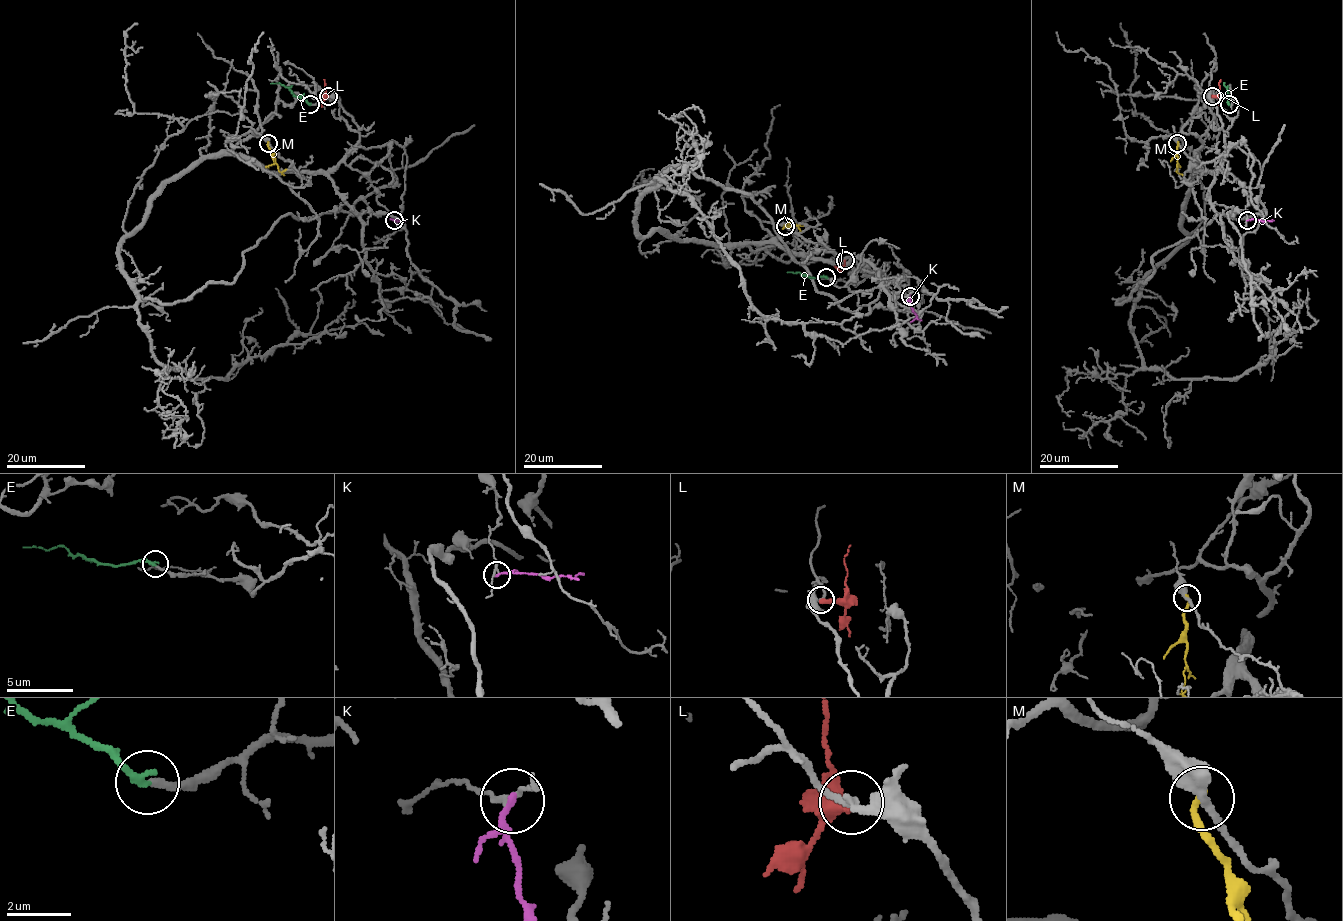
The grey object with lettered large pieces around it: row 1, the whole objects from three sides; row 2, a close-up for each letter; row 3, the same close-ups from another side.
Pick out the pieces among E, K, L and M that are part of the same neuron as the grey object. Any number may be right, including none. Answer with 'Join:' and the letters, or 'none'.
Join: E

